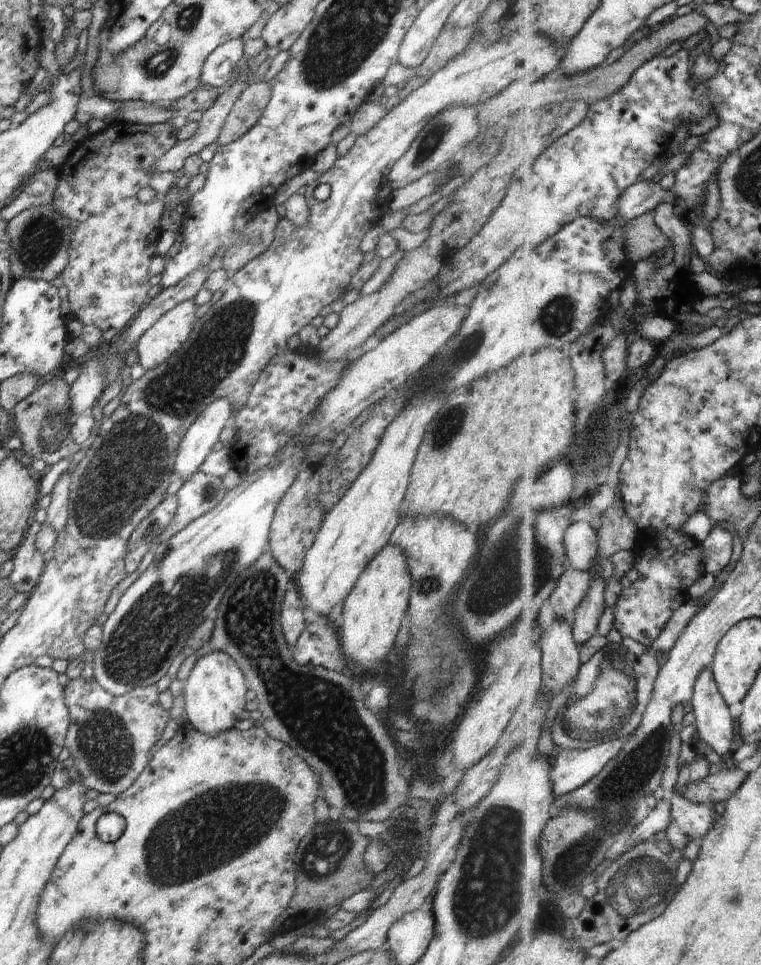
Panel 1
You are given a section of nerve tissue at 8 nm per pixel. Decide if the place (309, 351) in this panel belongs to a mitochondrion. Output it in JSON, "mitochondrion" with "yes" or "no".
{"mitochondrion":"no"}

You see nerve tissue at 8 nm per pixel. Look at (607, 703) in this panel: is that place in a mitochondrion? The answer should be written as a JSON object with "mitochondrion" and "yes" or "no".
{"mitochondrion":"yes"}

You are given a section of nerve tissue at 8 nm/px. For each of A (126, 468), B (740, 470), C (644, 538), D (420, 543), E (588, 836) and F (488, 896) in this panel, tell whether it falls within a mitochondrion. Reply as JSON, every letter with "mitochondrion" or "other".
{"A":"mitochondrion","B":"other","C":"other","D":"other","E":"mitochondrion","F":"mitochondrion"}

